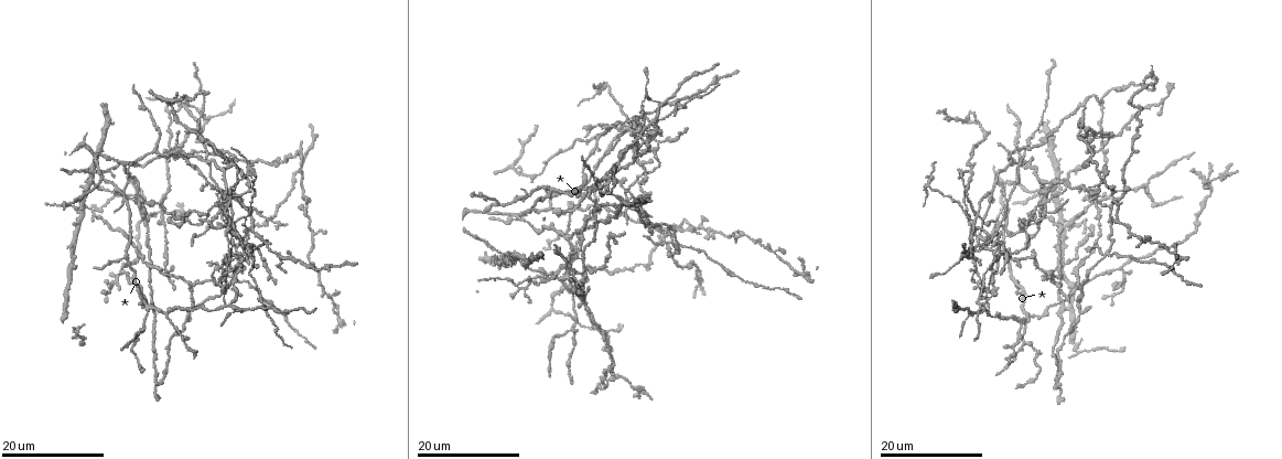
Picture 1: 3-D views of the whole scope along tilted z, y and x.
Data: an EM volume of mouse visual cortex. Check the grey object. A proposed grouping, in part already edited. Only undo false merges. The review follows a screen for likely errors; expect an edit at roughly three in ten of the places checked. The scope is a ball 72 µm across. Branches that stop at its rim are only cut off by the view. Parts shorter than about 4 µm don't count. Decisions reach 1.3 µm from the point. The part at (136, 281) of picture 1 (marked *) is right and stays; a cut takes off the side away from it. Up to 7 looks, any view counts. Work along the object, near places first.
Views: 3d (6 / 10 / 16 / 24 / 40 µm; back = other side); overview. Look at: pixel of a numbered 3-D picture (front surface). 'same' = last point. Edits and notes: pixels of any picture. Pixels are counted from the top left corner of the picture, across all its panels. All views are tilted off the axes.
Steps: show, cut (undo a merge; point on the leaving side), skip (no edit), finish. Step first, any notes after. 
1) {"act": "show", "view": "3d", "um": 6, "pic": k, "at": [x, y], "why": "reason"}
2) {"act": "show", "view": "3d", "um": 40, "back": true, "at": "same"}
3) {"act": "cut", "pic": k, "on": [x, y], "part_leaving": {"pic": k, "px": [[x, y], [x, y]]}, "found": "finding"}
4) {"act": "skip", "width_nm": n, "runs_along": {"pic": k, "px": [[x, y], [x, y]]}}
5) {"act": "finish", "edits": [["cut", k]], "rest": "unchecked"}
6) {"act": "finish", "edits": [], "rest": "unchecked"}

{"act": "show", "view": "3d", "um": 24, "pic": 1, "at": [1022, 343], "why": "three arms meet"}

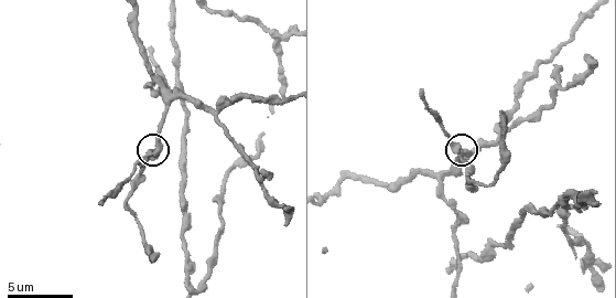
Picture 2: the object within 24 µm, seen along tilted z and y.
{"act": "show", "view": "3d", "um": 6, "pic": 2, "at": [461, 156]}

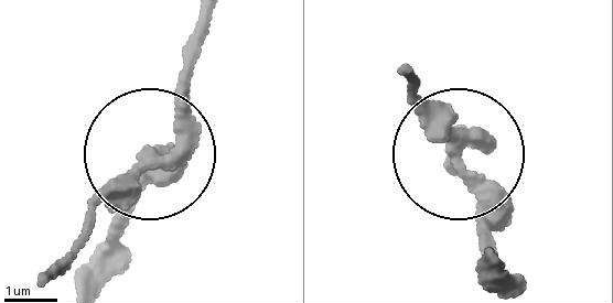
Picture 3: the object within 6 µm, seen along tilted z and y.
{"act": "skip", "width_nm": 220, "runs_along": {"pic": 3, "px": [[207, 23], [178, 133], [87, 217]]}, "found": "continuous, no second neuron"}

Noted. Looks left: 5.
{"act": "show", "view": "3d", "um": 16, "pic": 1, "at": [974, 313], "why": "three-way junction"}

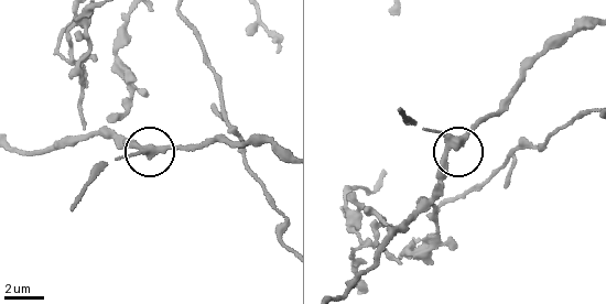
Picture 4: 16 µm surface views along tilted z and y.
{"act": "show", "view": "3d", "um": 6, "pic": 4, "at": [151, 150]}

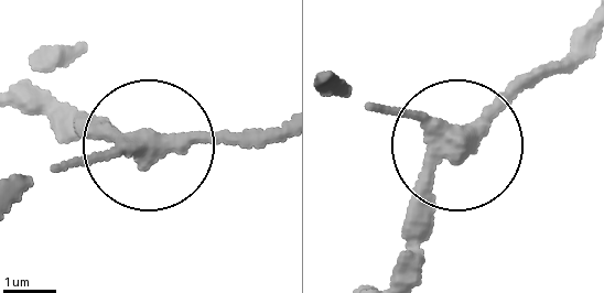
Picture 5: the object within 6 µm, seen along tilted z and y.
{"act": "show", "view": "3d", "um": 6, "back": true, "pic": 5, "at": [152, 149], "why": "from behind"}

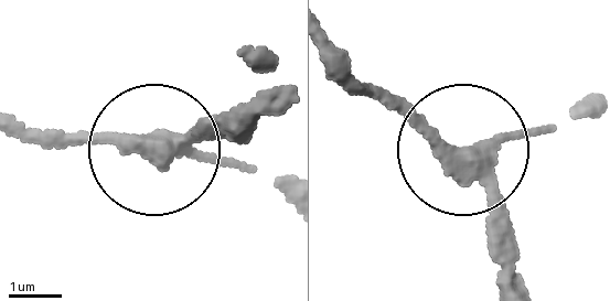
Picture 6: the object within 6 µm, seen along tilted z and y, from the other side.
{"act": "skip", "arms": 3, "runs_along": {"pic": 6, "px": [[275, 111], [162, 140], [277, 178]]}, "found": "all the same neuron"}

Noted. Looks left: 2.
{"act": "show", "view": "3d", "um": 16, "pic": 1, "at": [247, 192], "why": "sudden change in width"}

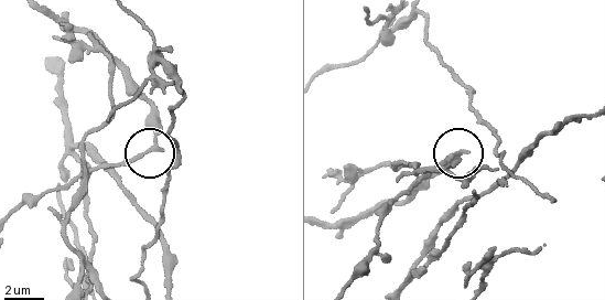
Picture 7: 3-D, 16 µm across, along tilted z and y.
{"act": "show", "view": "3d", "um": 6, "pic": 7, "at": [457, 151]}

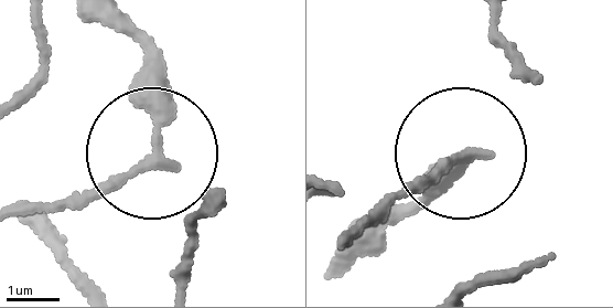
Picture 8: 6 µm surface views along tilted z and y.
{"act": "cut", "pic": 8, "on": [101, 195], "part_leaving": {"pic": 8, "px": [[157, 138], [82, 195], [21, 201]]}, "found": "a second neuron is stuck on"}

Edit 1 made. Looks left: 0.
{"act": "finish", "edits": [["cut", 8]], "rest": "unchecked"}

